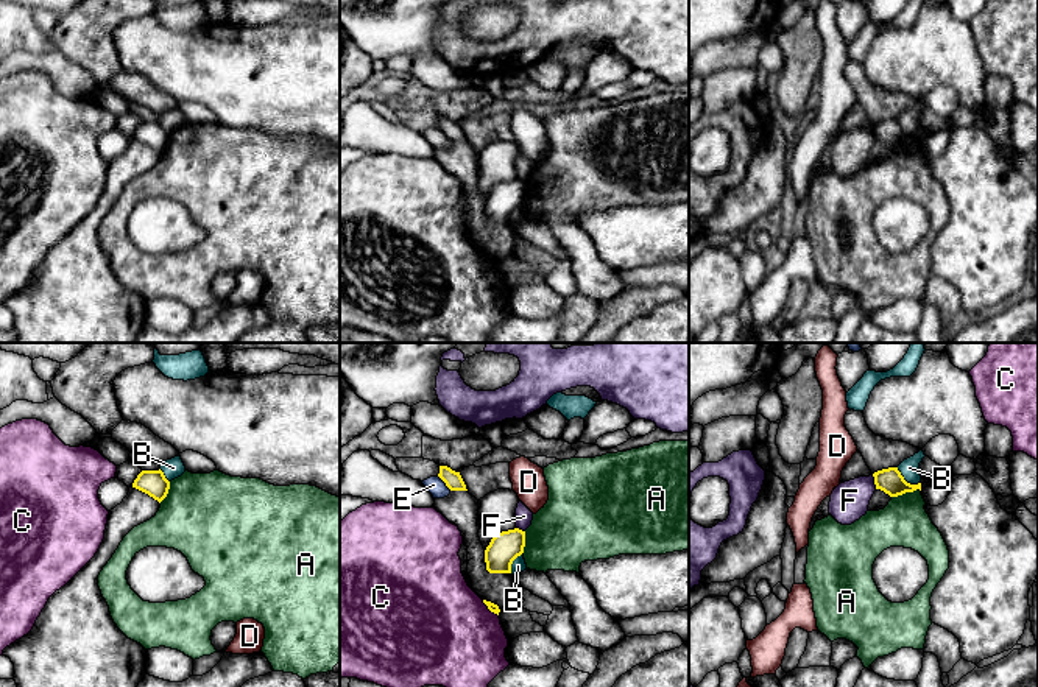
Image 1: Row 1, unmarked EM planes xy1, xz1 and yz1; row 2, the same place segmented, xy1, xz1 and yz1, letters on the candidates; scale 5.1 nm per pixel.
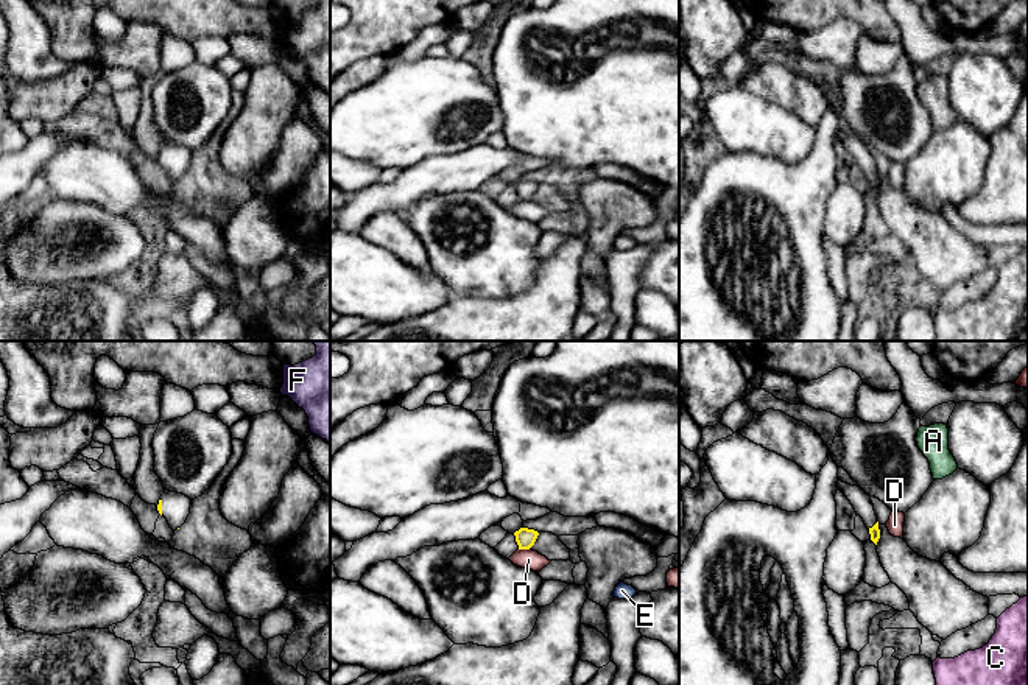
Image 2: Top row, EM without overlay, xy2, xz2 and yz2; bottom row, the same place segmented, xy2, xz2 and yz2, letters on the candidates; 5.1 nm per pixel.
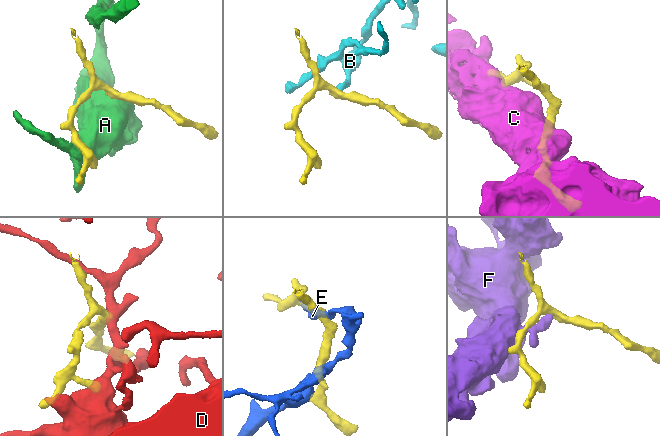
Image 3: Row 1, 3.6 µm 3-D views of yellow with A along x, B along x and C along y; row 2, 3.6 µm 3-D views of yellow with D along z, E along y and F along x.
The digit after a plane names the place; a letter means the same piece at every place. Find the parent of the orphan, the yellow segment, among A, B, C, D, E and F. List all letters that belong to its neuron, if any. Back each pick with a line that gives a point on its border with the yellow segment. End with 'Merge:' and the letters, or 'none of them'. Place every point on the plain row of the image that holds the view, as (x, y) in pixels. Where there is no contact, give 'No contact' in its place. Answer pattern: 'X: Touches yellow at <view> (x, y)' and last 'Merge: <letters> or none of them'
Merge: none of them

